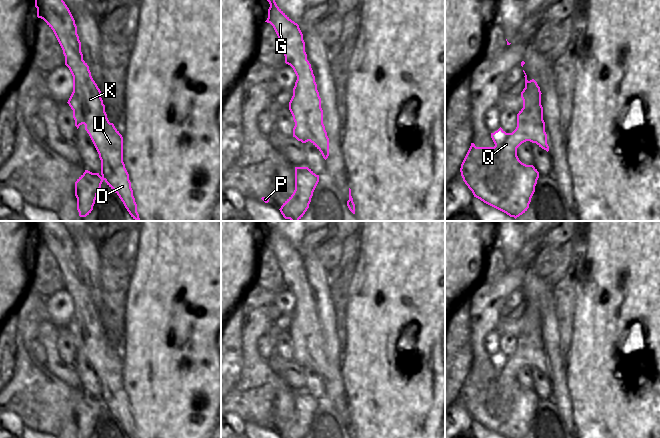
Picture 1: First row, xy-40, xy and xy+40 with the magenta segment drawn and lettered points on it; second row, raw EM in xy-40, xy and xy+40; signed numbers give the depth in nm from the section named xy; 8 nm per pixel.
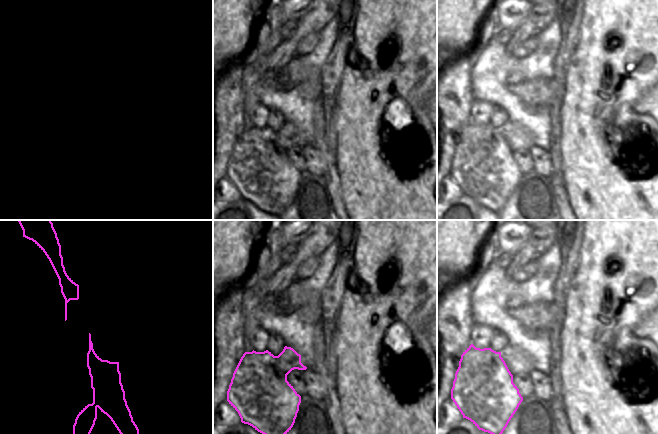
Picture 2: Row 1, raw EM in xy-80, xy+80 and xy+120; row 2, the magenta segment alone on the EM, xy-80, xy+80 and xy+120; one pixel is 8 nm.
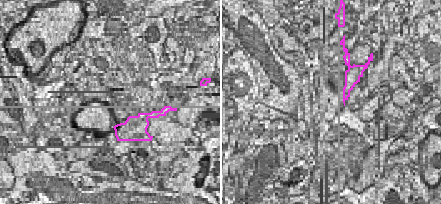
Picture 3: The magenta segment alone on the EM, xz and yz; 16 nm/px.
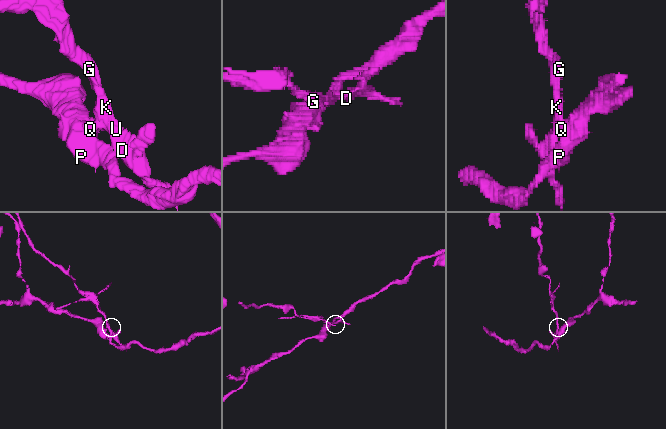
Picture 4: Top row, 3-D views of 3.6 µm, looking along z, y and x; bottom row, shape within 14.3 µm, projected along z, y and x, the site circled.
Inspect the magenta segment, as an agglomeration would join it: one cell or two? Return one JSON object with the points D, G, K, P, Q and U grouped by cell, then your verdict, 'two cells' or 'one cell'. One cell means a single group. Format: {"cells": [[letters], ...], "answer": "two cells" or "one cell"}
{"cells": [["D", "G", "K", "U"], ["P", "Q"]], "answer": "two cells"}

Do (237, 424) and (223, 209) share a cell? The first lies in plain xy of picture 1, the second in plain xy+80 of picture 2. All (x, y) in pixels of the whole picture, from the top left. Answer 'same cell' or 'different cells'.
different cells

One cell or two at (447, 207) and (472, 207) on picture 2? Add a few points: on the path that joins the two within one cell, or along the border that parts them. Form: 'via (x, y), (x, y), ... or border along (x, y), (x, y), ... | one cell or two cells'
via (453, 208), (466, 208) | one cell

